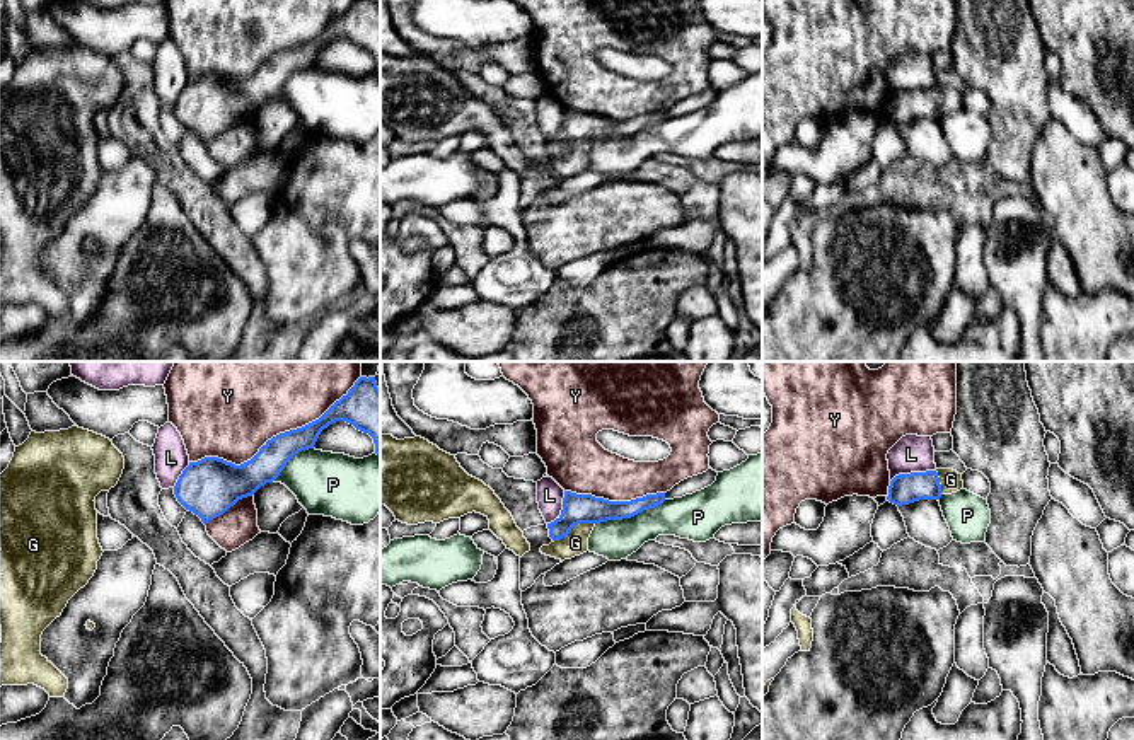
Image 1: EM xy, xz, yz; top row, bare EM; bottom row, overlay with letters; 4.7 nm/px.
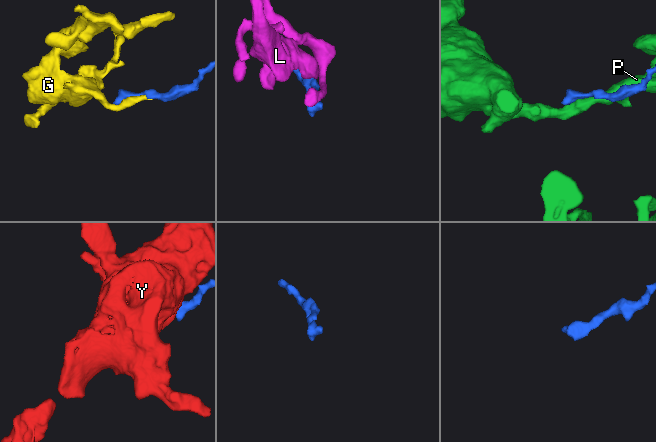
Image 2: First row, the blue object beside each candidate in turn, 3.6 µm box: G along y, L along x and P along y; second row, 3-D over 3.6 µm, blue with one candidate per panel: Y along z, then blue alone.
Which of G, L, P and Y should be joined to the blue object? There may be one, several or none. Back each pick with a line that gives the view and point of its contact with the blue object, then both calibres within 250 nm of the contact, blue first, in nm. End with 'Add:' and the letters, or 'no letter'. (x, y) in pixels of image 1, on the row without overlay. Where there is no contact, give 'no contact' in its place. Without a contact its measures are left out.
G: contact xz (573, 144); calibres 140 and 110 nm
Add: G

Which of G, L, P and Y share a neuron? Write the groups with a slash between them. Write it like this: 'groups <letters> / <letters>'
groups G / L / P / Y

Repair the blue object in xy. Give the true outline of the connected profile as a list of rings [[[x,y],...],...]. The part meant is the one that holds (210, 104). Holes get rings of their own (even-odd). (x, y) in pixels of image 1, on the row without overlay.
[[[355,0],[348,12],[319,38],[273,55],[240,84],[218,75],[189,80],[174,104],[174,113],[206,143],[239,118],[273,101],[295,72],[314,66],[321,49],[336,39],[346,39],[368,51],[373,56],[375,72],[380,73],[380,7],[377,0]]]

